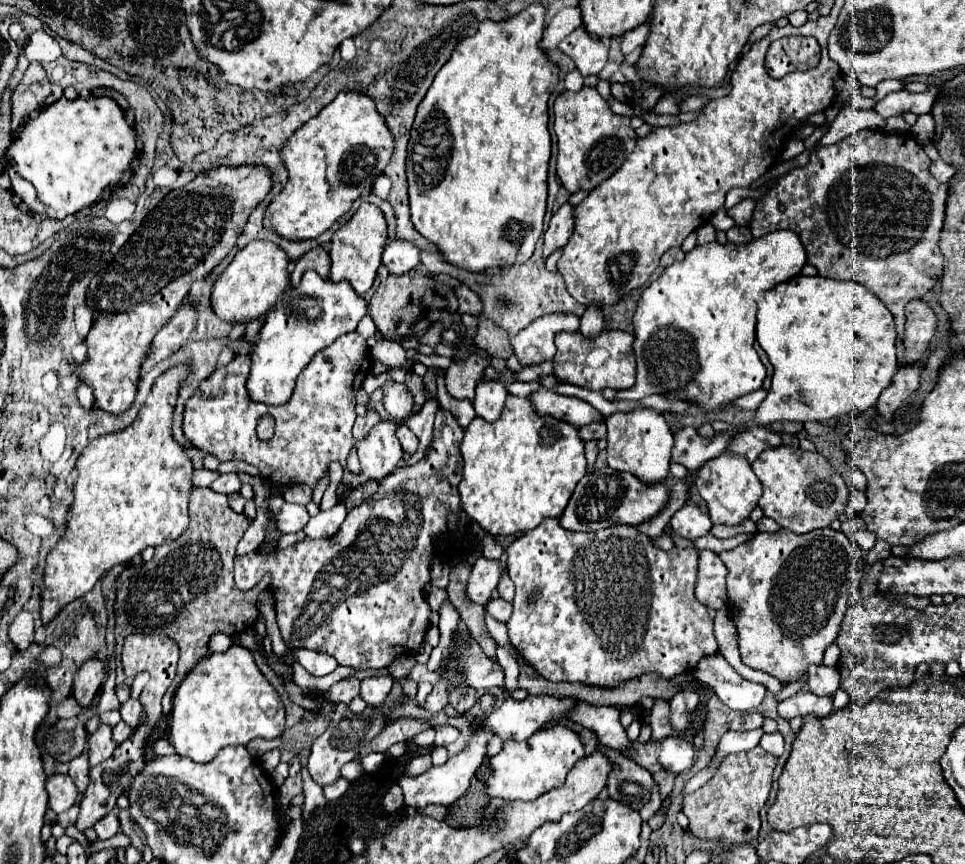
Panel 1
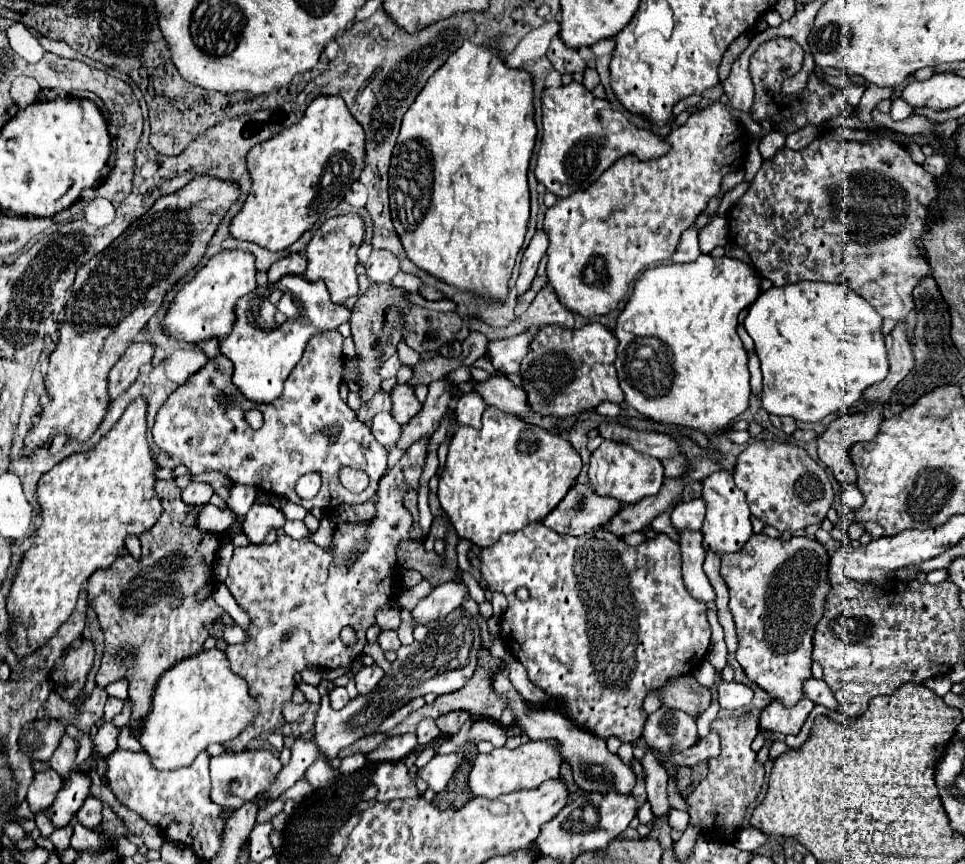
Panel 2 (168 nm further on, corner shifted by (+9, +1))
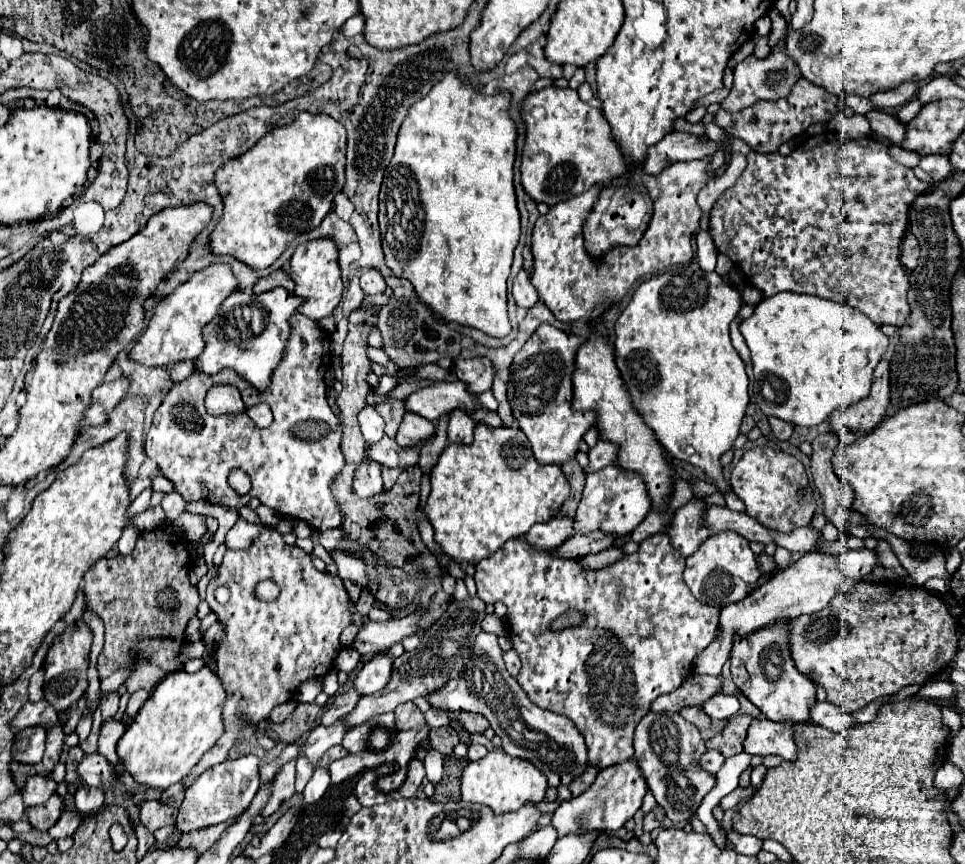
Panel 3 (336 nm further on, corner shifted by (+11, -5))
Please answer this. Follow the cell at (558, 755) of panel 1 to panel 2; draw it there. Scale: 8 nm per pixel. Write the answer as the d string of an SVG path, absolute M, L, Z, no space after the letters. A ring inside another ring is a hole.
M529 740L515 750L503 746L495 748L489 754L477 754L469 774L469 788L475 796L497 798L521 788L537 788L545 780L559 778L559 768L561 756L557 754L557 744L547 740Z

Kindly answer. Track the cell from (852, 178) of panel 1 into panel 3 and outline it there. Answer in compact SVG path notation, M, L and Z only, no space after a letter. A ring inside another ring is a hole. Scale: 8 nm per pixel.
M825 136L819 138L811 138L809 142L797 146L789 156L781 156L779 152L771 152L771 154L759 154L759 152L751 152L747 156L747 168L743 172L743 176L735 182L733 188L725 190L723 196L717 200L717 204L713 206L711 212L711 220L709 220L709 228L711 228L711 236L715 240L715 246L721 254L729 256L737 266L741 266L741 270L747 274L747 278L759 288L763 290L763 294L775 296L777 292L803 292L803 294L817 294L821 298L831 298L837 302L843 302L851 308L861 310L863 314L867 314L871 320L875 320L879 326L881 324L893 324L897 328L901 328L905 324L905 320L909 318L909 304L907 304L907 290L909 290L909 274L905 270L905 266L901 264L899 256L901 256L901 244L903 244L903 236L909 228L909 208L913 204L913 200L917 196L921 196L923 192L927 192L931 188L931 184L919 180L911 168L899 164L891 154L889 154L889 146L875 142L875 140L853 140L847 146L829 146L829 140Z

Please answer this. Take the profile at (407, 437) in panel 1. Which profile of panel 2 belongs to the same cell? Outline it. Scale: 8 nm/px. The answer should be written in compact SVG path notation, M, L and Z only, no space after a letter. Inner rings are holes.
M379 412L373 416L371 422L371 432L375 440L381 442L385 448L393 448L401 436L401 426L393 420L393 416L389 412Z

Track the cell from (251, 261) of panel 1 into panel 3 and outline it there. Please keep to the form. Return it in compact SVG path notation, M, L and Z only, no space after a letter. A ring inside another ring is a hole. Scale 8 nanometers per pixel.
M211 264L195 272L185 284L181 284L175 292L171 292L157 304L147 330L131 350L131 358L145 366L169 366L181 360L195 360L205 348L203 328L219 314L221 304L235 290L237 278L229 264Z

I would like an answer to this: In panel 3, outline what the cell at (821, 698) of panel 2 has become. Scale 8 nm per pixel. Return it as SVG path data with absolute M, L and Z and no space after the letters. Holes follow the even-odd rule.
M819 700L815 702L815 706L811 706L811 720L831 732L843 732L851 724L851 716L839 710L839 706L831 702L819 702Z

